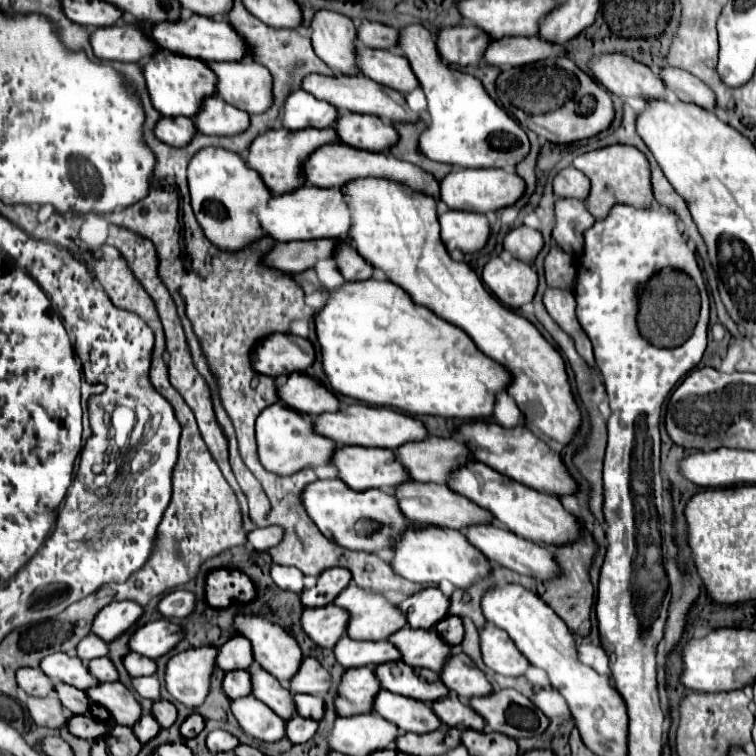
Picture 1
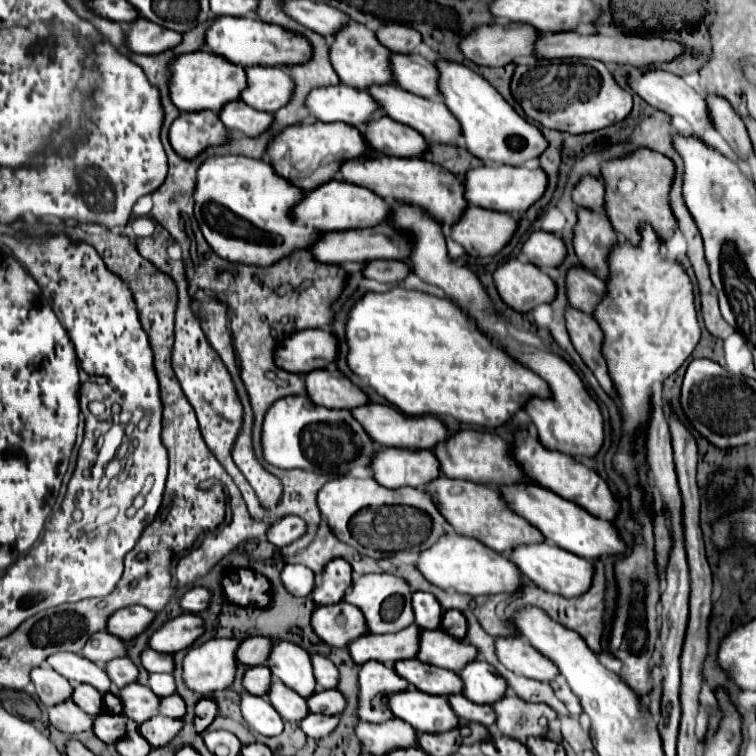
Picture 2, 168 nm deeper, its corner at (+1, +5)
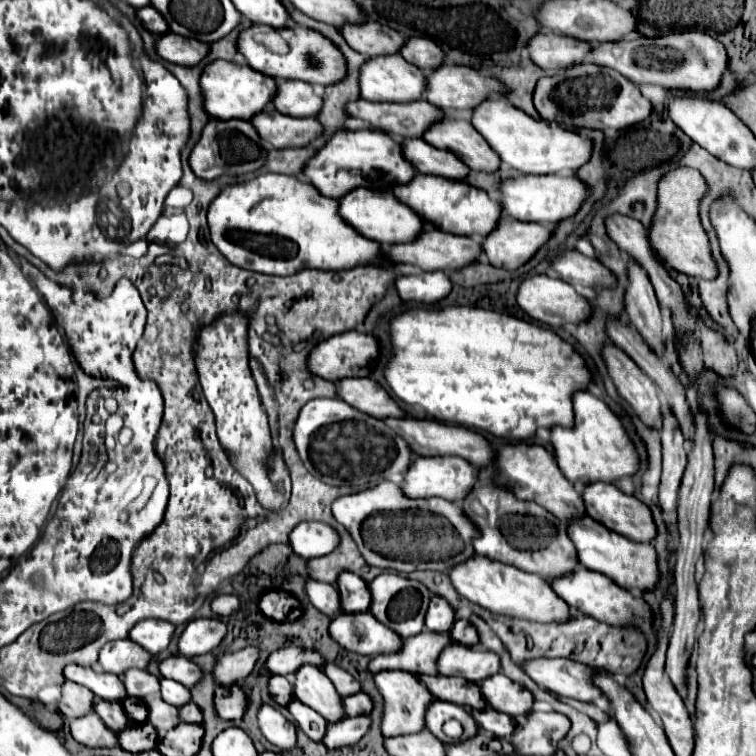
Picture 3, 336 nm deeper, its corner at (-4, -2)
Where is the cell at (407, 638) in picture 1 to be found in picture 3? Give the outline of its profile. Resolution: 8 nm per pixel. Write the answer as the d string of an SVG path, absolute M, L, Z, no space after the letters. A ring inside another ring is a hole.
M449 643L437 659L439 675L459 675L467 681L481 683L481 679L499 673L499 657L479 645L465 647L461 643Z

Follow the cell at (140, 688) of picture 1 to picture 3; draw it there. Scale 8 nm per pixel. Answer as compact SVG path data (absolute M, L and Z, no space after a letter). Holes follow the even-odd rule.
M161 679L161 697L169 705L183 707L191 699L191 693L181 683L175 683L175 681L169 681L169 679Z

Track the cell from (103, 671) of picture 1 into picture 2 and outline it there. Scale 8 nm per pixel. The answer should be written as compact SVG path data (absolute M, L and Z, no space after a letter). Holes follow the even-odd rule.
M116 658L106 664L106 672L116 688L124 688L124 684L132 684L138 680L138 668L130 658Z

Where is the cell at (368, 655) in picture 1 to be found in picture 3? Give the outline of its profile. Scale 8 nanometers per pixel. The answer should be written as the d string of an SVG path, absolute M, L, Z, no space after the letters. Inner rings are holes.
M421 631L401 643L401 649L395 653L379 653L373 655L369 661L369 671L385 671L385 669L401 669L409 673L423 673L423 675L437 675L437 655L441 647L449 643L451 637L437 635L433 631Z

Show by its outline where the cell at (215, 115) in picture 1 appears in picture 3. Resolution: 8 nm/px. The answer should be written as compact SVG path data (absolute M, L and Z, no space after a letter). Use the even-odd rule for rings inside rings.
M265 107L249 119L259 137L275 149L285 147L301 147L313 141L321 133L321 123L315 117L289 117L273 111L273 107Z

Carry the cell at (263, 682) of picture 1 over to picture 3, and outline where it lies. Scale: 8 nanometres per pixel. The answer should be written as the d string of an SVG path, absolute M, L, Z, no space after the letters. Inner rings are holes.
M291 699L287 709L307 737L311 737L313 741L321 741L321 735L325 733L325 727L327 727L327 721L317 711L313 711L311 707L305 707L297 699Z

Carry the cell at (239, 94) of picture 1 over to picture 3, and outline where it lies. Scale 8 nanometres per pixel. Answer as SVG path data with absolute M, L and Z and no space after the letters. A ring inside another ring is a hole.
M279 81L271 105L291 117L313 117L321 109L321 95L305 81Z

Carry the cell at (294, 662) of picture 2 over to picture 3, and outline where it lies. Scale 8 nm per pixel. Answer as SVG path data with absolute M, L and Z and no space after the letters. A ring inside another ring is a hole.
M301 665L295 671L293 695L323 715L329 723L345 717L341 715L341 697L337 697L333 683L329 683L325 673L315 665Z

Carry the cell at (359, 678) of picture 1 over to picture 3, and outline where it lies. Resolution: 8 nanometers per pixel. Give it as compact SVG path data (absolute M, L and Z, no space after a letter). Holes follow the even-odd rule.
M381 671L375 675L375 687L383 697L383 717L381 717L381 731L385 737L401 735L401 733L417 733L425 727L425 707L431 703L429 691L413 679L413 673L407 671Z

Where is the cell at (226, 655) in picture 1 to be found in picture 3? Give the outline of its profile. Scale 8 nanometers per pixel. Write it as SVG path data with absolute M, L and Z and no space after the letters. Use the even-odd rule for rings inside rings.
M283 647L283 649L273 651L267 657L265 667L273 675L291 675L293 671L297 671L297 667L301 667L305 663L317 665L317 667L325 665L321 655L317 655L315 651L307 651L301 647Z

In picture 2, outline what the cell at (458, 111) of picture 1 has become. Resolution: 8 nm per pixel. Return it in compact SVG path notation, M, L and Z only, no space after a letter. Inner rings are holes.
M436 62L440 68L440 94L444 104L462 124L462 144L482 160L494 160L496 164L522 166L528 160L538 160L546 148L548 140L542 136L540 128L522 118L492 86L488 80L472 72L470 68L454 62Z

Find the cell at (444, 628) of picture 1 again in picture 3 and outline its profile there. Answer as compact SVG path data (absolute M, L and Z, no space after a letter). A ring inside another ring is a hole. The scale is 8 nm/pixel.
M457 619L451 633L455 643L461 643L461 645L477 645L479 639L477 639L477 629L467 621L467 619Z

